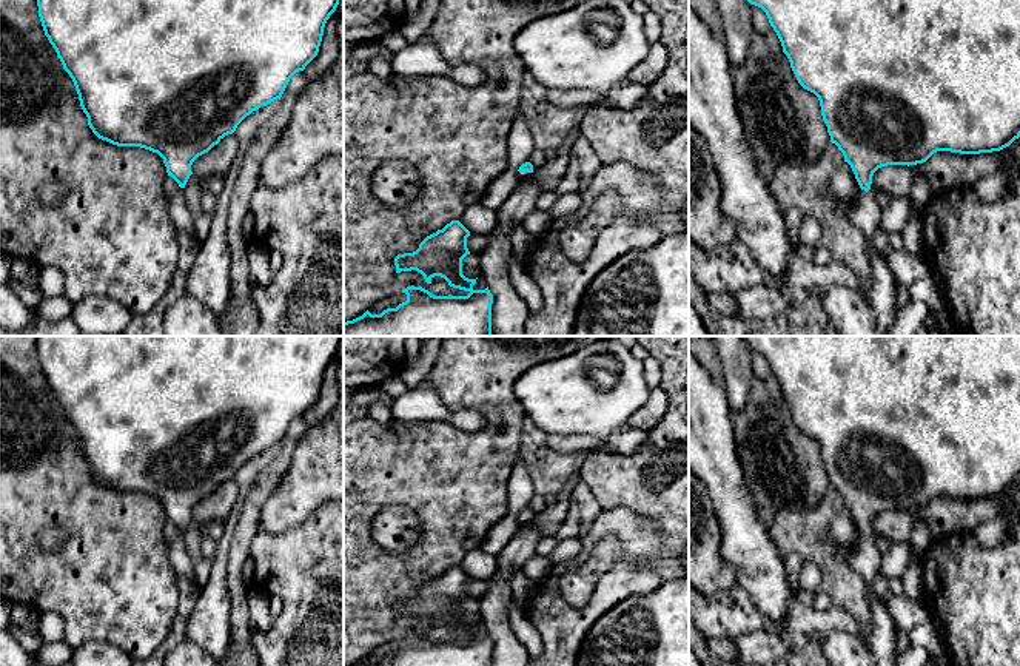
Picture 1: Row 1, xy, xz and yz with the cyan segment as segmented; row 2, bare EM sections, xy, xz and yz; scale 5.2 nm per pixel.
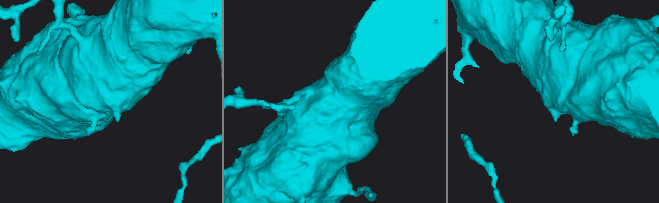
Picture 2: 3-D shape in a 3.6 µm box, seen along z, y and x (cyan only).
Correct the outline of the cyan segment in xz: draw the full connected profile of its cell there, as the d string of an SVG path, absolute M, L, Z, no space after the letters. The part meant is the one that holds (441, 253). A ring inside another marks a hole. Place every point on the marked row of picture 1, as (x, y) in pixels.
M451 220L427 236L413 253L394 257L396 273L416 270L427 284L435 276L467 296L435 296L422 287L407 287L407 301L381 314L368 310L344 322L344 336L492 336L493 294L488 287L475 290L476 279L462 274L462 259L470 254L470 231Z

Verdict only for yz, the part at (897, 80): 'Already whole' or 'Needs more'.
Needs more

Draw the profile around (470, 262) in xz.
M467 254L462 259L462 274L468 279L476 279L478 278L478 265L479 265L479 256L478 254Z

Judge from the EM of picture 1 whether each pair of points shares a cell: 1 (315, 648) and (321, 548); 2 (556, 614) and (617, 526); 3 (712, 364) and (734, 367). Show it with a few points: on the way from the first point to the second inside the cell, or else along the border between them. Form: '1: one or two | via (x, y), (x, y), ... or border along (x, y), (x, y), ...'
1: one | via (321, 623), (321, 572)
2: one | via (586, 614), (632, 568), (632, 555)
3: two | border along (717, 352), (721, 361), (723, 383)

